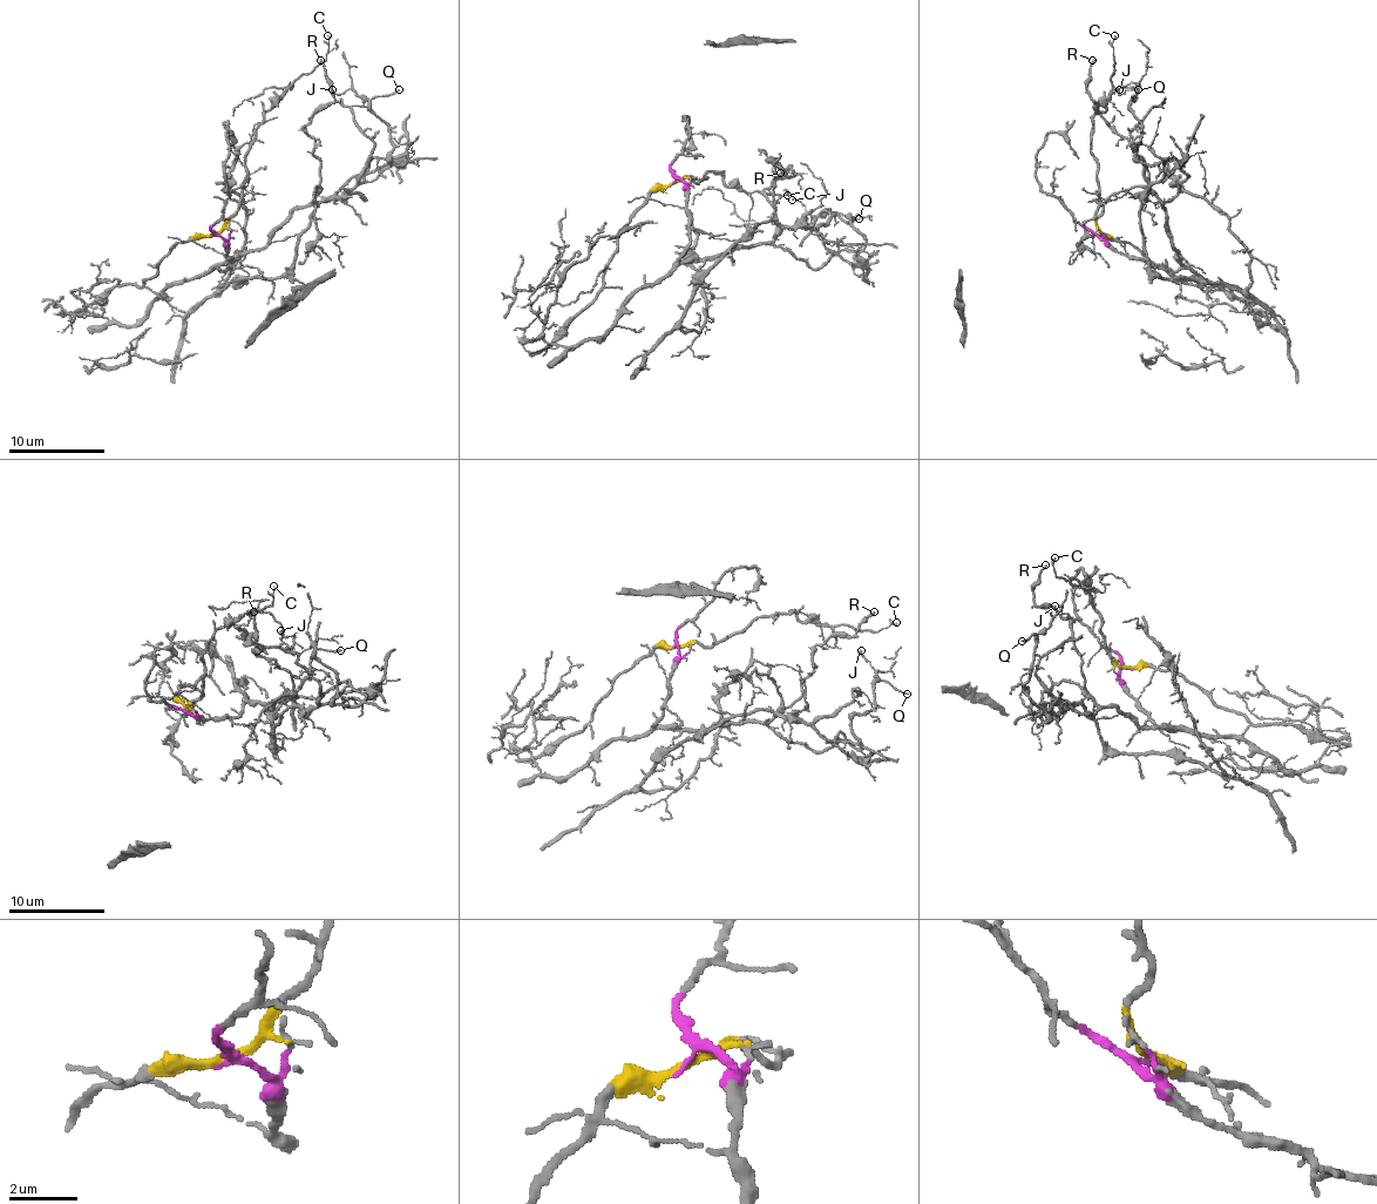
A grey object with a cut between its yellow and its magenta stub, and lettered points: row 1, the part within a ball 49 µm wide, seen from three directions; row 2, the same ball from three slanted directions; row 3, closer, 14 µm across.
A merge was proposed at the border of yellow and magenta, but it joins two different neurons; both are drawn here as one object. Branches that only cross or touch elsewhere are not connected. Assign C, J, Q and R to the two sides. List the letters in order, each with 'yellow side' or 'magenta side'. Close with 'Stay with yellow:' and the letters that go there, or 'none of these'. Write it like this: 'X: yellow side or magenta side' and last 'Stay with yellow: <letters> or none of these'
C: yellow side
J: magenta side
Q: magenta side
R: magenta side
Stay with yellow: C

